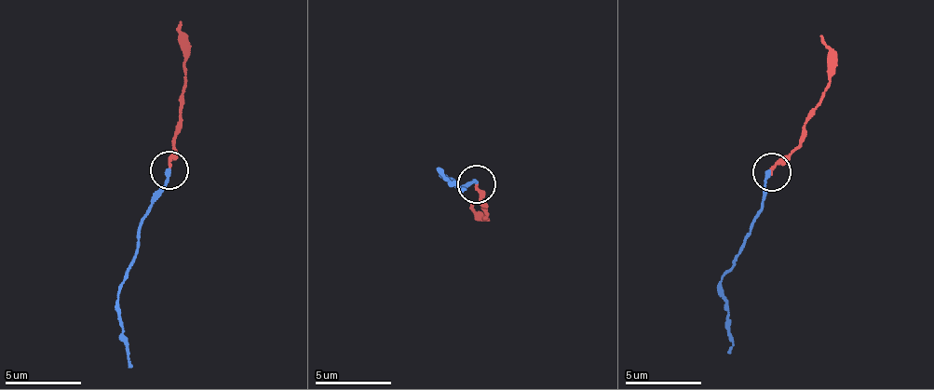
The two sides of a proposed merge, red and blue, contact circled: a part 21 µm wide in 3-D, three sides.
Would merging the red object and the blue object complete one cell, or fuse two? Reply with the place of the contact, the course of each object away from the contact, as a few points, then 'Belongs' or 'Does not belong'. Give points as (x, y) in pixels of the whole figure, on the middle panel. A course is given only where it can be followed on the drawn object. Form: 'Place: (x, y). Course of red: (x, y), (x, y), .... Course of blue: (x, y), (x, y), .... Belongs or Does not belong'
Place: (477, 183). Course of red: (476, 182), (482, 203), (490, 212), (472, 208), (470, 199). Course of blue: (476, 182), (461, 189), (437, 172), (467, 189). Belongs

